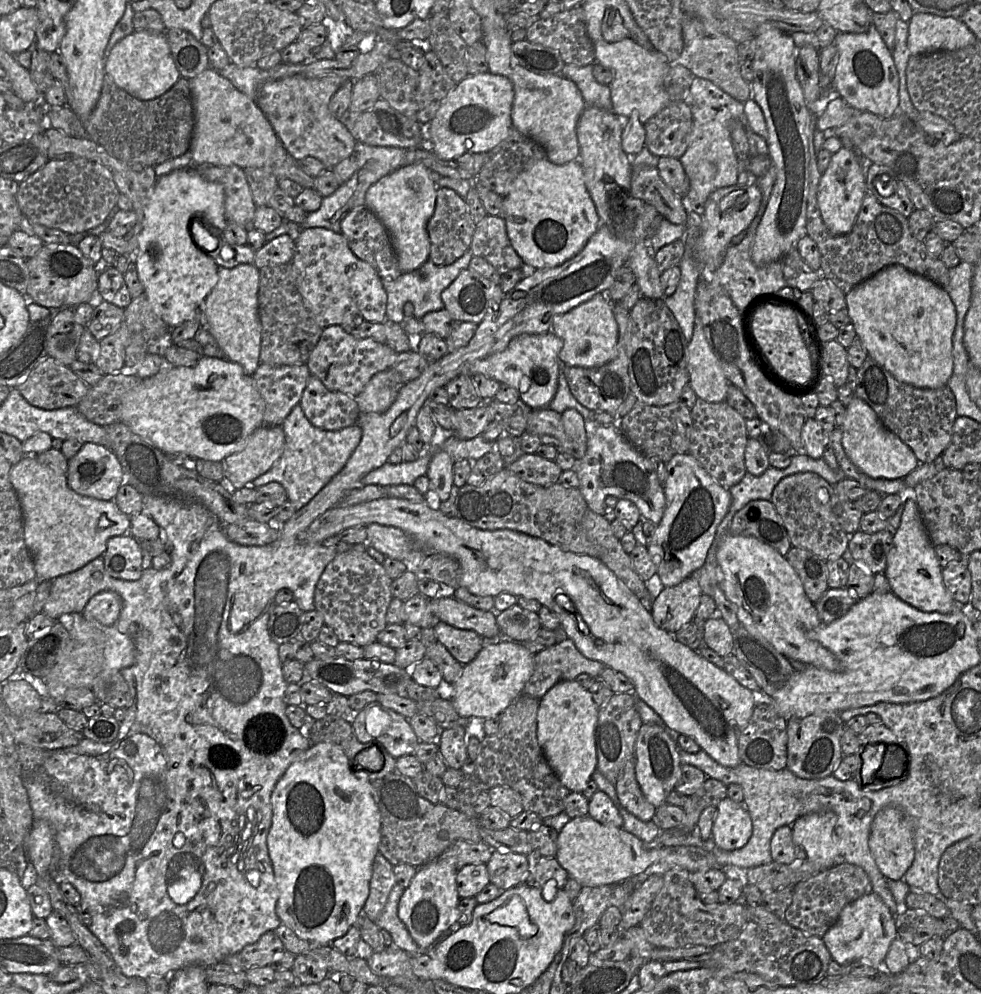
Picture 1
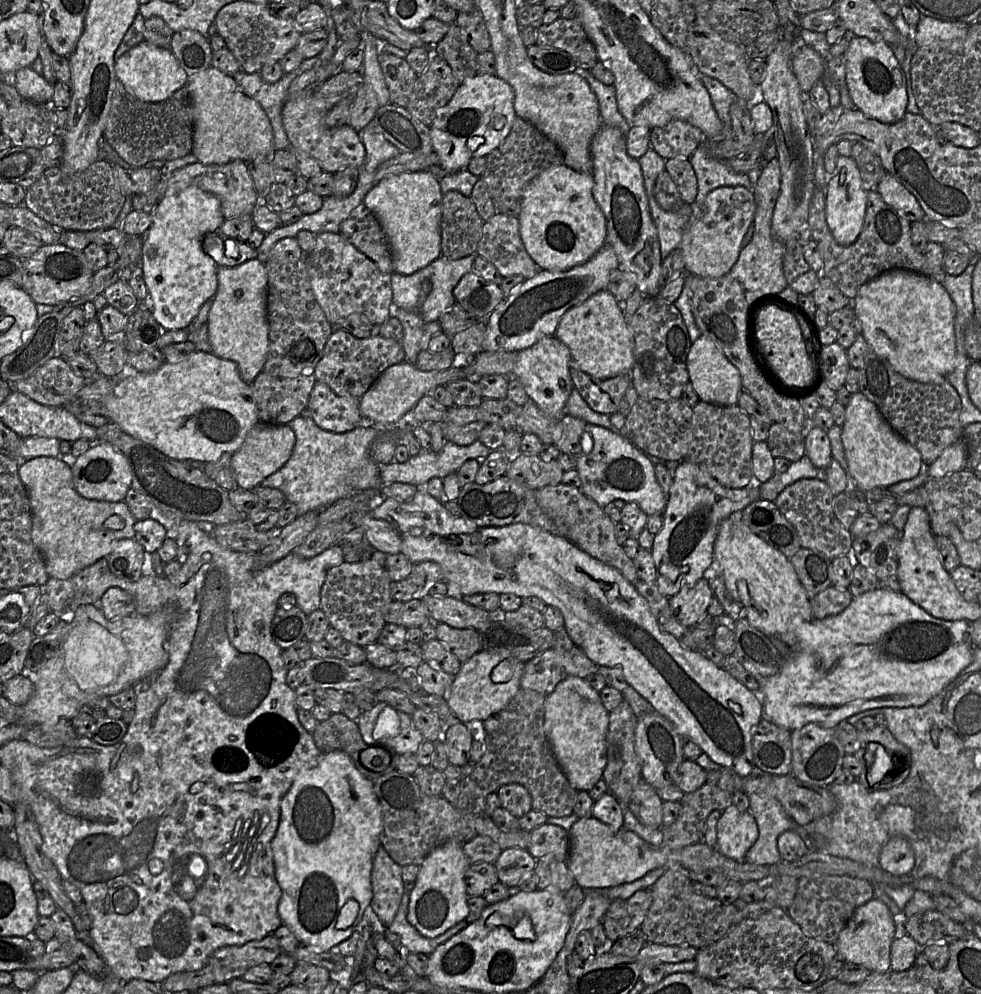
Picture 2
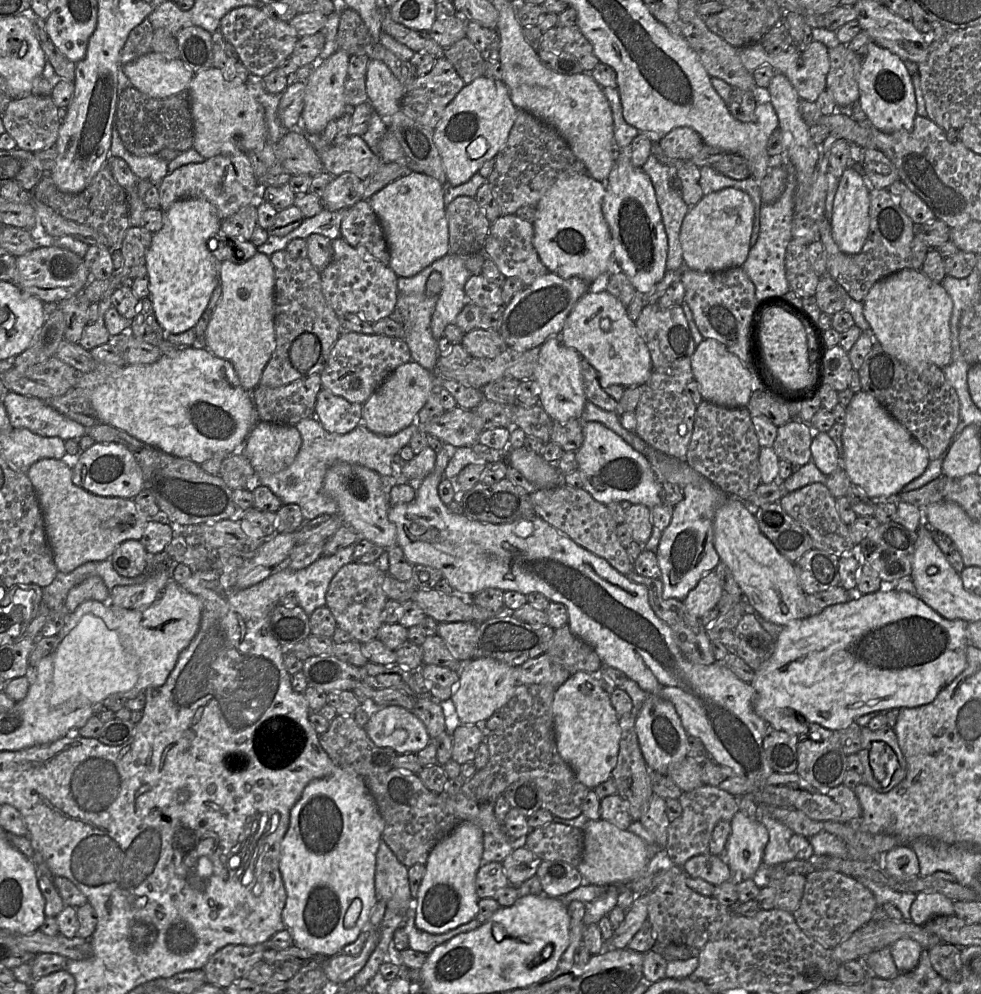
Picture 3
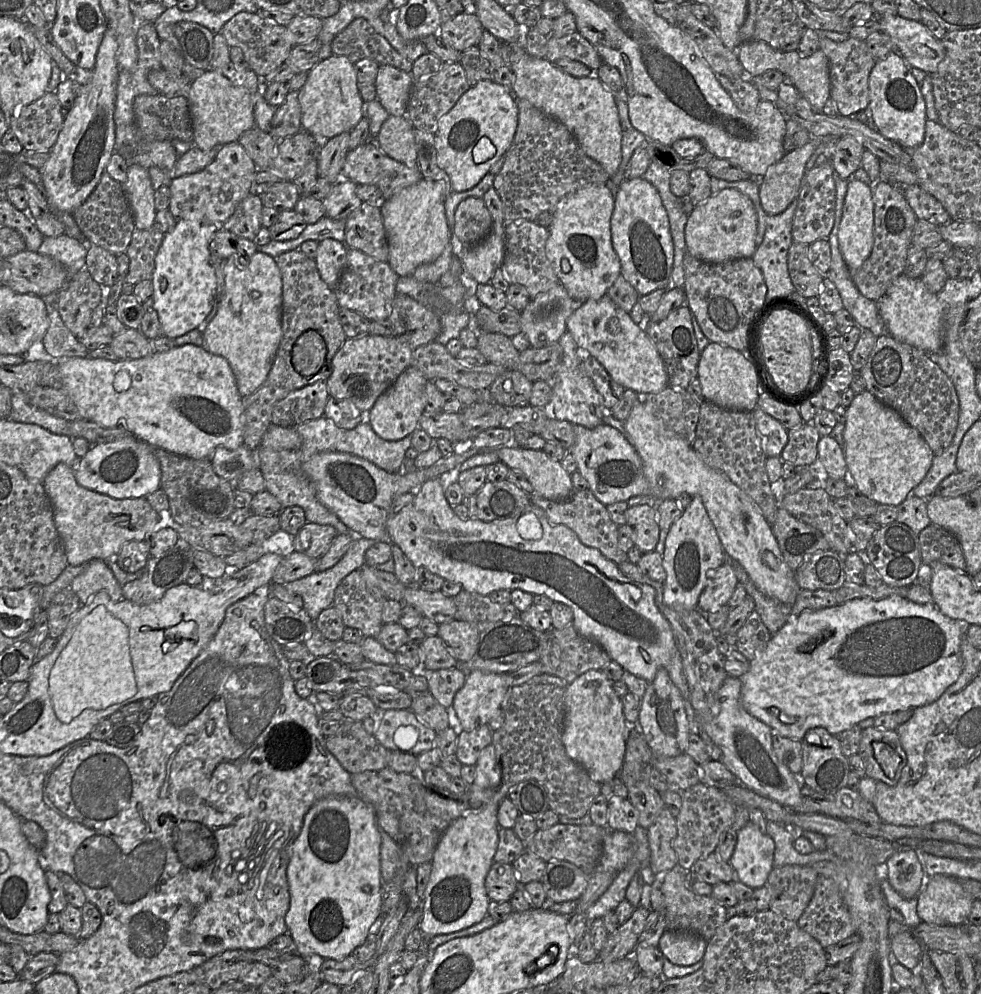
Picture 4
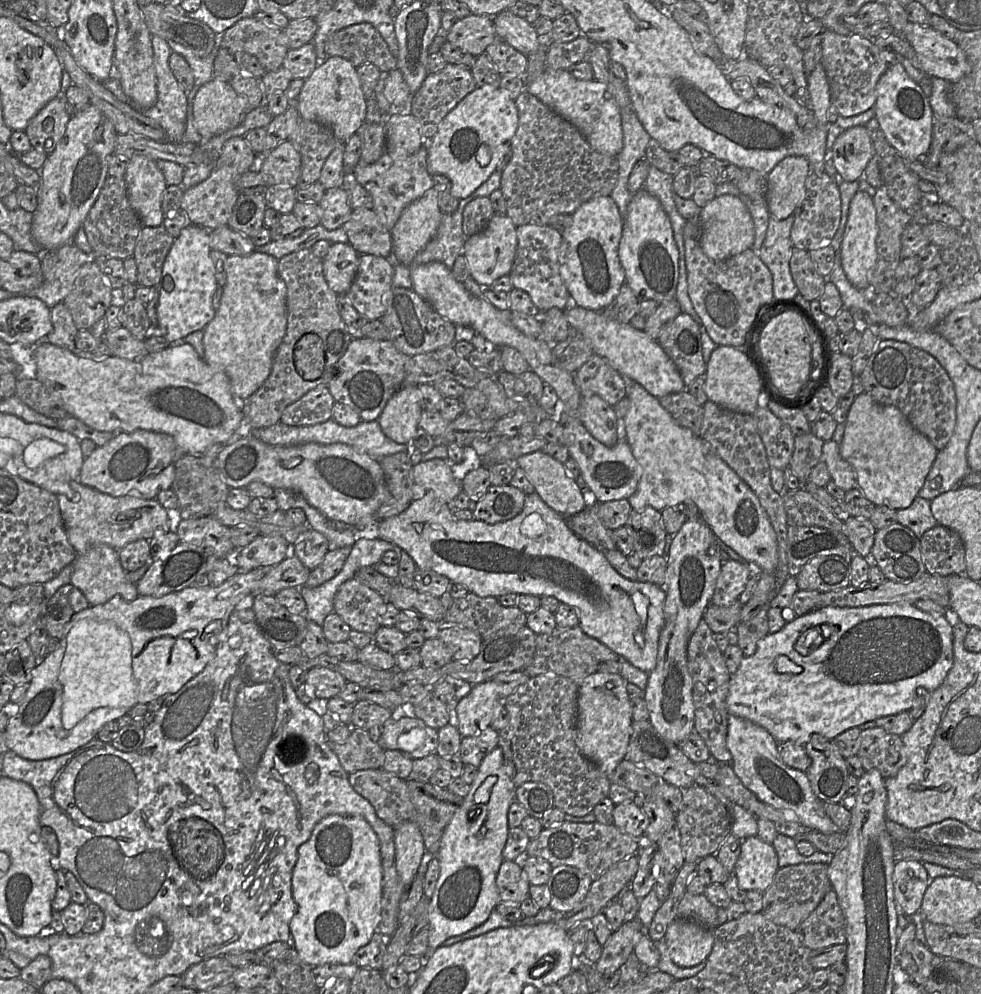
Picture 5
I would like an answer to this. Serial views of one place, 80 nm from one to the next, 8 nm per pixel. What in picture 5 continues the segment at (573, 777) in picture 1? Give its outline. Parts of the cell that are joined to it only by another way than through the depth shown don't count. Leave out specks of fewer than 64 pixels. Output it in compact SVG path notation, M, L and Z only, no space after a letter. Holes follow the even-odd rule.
M597 671L587 676L578 689L576 746L583 756L594 762L608 776L626 758L629 745L633 721L627 683L621 674Z

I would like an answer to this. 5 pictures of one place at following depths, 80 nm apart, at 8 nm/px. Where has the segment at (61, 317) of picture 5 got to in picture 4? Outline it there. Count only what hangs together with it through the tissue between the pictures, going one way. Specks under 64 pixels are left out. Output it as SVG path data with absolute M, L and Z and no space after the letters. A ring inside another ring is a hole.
M49 309L49 328L43 336L43 344L47 353L54 359L80 357L89 355L89 351L81 341L65 326L58 310Z

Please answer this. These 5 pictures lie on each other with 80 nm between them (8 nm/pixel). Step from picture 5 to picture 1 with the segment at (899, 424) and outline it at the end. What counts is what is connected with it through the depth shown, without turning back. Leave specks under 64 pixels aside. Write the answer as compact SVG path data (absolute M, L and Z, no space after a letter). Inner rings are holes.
M856 396L846 407L841 431L846 455L860 471L871 478L904 479L919 465L914 452L882 424L869 405Z

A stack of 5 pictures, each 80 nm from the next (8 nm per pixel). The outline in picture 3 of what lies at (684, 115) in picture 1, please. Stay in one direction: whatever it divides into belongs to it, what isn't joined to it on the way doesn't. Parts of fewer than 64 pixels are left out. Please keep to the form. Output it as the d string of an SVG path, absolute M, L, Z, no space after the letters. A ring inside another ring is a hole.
M690 127L674 128L657 143L668 157L676 160L690 160L704 145L701 136Z

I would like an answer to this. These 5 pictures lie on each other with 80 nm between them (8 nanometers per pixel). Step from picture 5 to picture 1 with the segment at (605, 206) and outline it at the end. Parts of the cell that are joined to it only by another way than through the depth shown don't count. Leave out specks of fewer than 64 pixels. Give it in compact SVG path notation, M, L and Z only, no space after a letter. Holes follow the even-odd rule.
M542 159L522 172L504 198L504 219L514 250L524 265L536 269L556 267L571 259L600 227L578 160L557 165Z

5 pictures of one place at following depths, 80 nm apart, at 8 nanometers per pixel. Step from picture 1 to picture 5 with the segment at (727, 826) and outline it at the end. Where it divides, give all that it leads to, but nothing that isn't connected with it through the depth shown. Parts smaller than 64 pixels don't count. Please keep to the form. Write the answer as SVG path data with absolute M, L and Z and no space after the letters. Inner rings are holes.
M758 836L741 840L741 851L733 874L742 889L765 892L779 869L777 853L772 844Z

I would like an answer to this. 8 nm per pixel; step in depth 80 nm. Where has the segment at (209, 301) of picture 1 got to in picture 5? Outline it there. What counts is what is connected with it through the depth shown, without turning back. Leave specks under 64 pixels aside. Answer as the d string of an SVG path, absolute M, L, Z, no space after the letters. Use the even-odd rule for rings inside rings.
M257 251L246 256L229 255L224 265L226 283L218 309L203 330L205 361L226 373L236 398L246 399L262 386L271 372L275 354L286 333L287 287L279 275L278 264L277 258Z

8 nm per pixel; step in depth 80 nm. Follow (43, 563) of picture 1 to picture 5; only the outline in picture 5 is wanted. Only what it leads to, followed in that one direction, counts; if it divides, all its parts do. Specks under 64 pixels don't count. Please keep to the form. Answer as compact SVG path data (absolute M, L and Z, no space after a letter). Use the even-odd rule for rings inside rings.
M79 481L70 482L70 488L79 494L78 501L72 501L65 494L58 494L57 499L68 540L78 555L99 544L119 551L130 542L139 539L149 540L154 534L170 531L168 511L156 498L114 497Z

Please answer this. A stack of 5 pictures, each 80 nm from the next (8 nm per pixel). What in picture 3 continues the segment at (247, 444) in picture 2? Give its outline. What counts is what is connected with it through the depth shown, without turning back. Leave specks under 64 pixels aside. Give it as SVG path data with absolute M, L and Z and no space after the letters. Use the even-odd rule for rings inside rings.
M257 422L244 441L243 454L260 479L287 468L301 443L301 435L294 425Z

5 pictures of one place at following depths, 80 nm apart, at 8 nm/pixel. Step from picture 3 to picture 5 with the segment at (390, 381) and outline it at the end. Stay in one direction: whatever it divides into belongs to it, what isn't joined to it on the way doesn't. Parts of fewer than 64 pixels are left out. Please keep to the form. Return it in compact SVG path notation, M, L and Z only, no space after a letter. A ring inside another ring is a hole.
M404 384L387 402L377 421L388 438L406 444L412 442L419 431L422 411L418 386Z

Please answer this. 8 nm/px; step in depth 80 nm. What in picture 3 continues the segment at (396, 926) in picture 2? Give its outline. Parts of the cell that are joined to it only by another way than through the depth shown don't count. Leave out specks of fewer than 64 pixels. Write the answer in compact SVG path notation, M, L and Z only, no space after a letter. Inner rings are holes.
M412 898L409 901L408 910L406 913L405 922L403 928L408 935L409 948L423 952L425 954L431 953L431 951L458 934L471 931L479 927L482 922L477 919L473 919L466 924L462 924L446 933L442 934L430 934L419 929L415 924L415 914L417 908L417 899Z

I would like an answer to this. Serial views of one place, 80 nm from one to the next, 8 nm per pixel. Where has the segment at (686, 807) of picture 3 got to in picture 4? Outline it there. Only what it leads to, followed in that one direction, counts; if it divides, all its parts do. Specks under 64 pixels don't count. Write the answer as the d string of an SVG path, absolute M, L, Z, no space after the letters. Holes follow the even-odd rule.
M702 783L682 791L681 798L682 805L676 817L677 836L673 848L678 865L690 871L697 860L714 853L721 835L734 823L736 806L720 789Z

